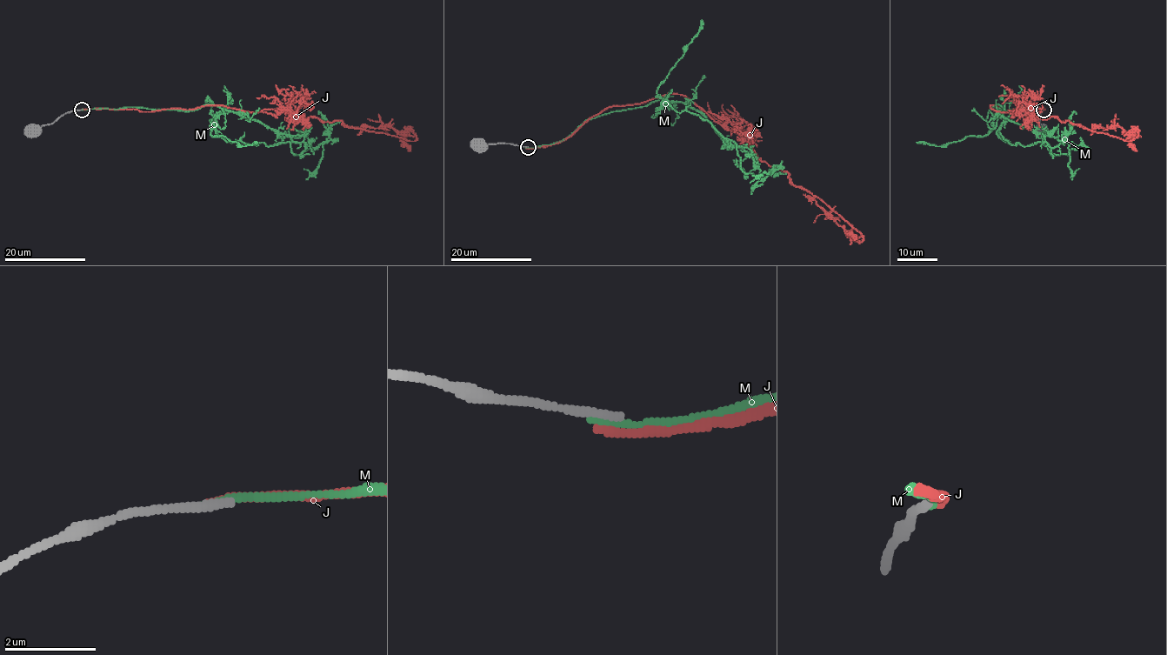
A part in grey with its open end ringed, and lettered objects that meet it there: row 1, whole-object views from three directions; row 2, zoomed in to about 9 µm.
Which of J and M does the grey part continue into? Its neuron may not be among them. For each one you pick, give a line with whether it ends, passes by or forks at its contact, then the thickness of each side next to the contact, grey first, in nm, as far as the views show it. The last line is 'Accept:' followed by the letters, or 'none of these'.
Accept: none of these

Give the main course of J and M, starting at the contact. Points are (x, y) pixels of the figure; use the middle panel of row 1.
J: (527, 147), (558, 143), (609, 107), (681, 94), (863, 239), (803, 194)
M: (527, 147), (671, 90), (662, 100), (696, 109), (736, 145), (743, 171), (769, 171), (750, 183)

